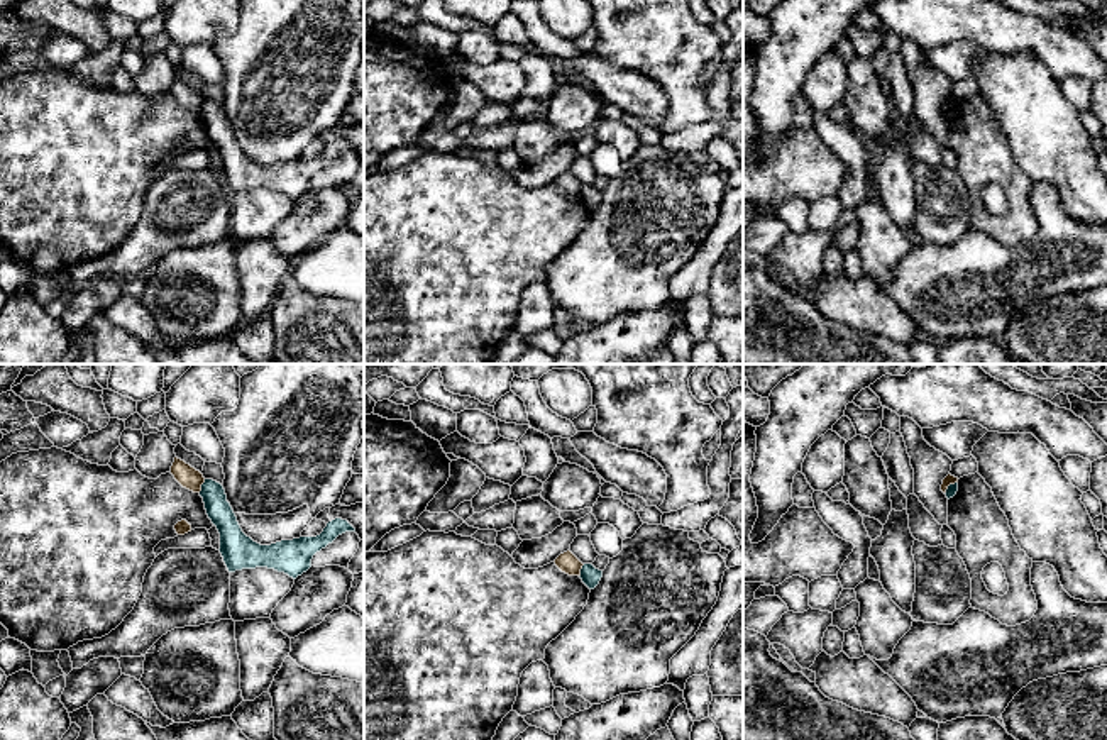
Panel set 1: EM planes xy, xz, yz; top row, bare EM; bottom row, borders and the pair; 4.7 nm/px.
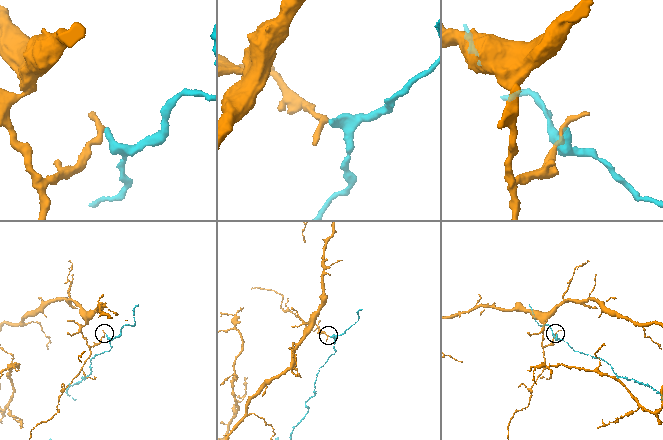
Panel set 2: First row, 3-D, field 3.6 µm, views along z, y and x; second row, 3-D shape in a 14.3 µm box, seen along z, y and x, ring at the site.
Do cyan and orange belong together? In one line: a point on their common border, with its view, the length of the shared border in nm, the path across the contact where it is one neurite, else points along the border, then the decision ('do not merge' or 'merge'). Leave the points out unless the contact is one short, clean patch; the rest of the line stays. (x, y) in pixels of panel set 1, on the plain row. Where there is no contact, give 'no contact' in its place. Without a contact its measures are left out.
xy (202, 107) | 70 nm | along xy (205, 100), (198, 112) | do not merge

